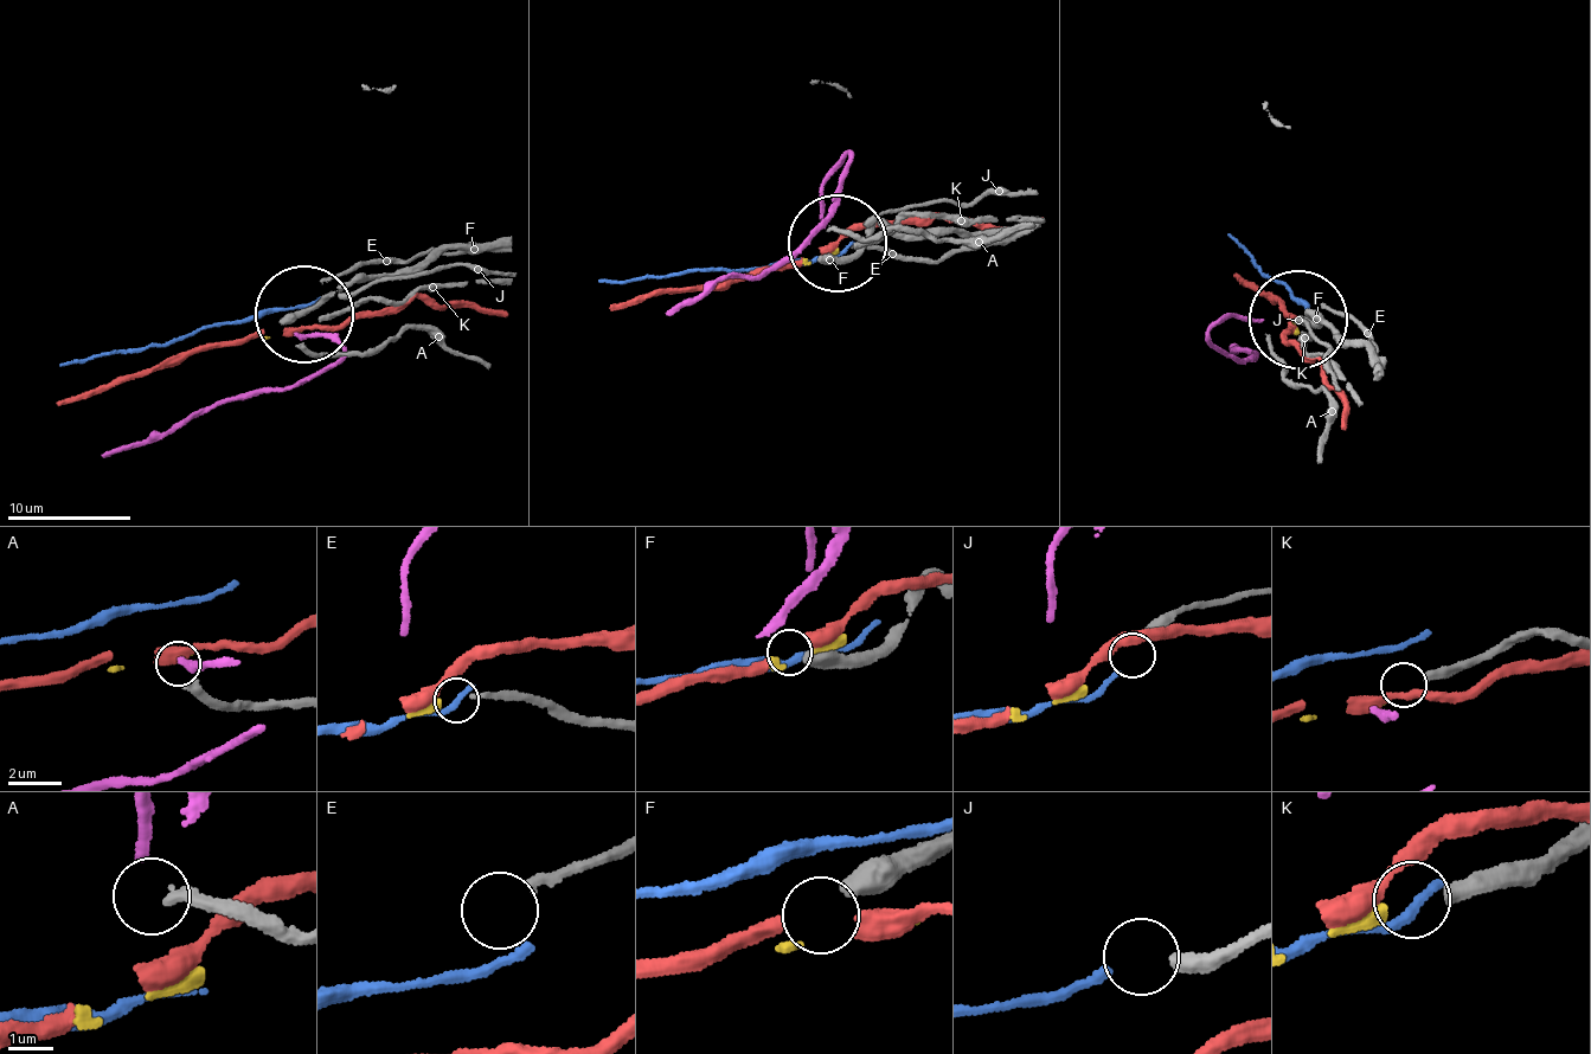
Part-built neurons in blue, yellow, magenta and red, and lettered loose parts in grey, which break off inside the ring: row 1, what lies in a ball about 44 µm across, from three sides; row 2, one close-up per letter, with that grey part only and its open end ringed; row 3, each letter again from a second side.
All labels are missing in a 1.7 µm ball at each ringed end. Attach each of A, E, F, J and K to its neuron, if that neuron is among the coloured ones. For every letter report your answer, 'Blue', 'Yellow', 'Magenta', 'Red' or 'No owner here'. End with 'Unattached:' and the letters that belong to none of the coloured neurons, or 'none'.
A: Magenta
E: No owner here
F: No owner here
J: Blue
K: Yellow
Unattached: E, F

